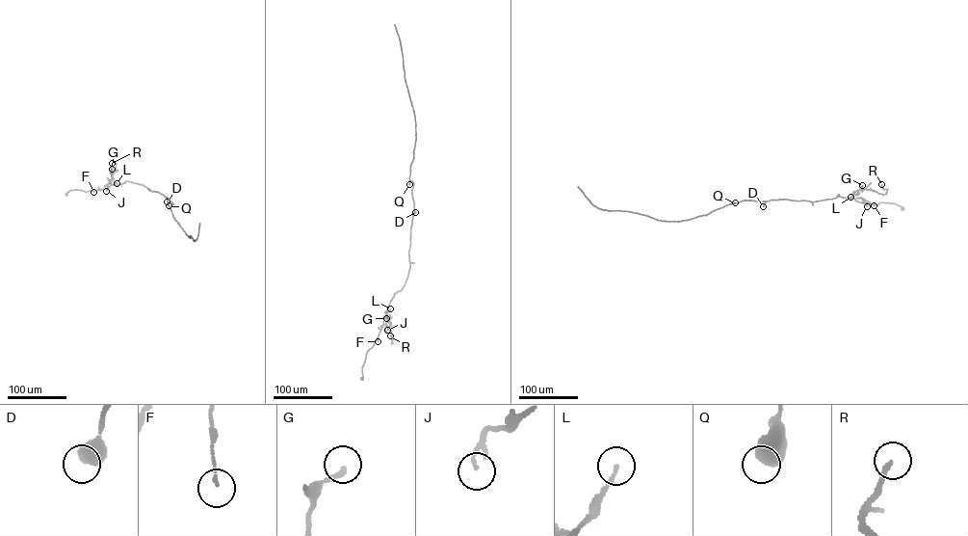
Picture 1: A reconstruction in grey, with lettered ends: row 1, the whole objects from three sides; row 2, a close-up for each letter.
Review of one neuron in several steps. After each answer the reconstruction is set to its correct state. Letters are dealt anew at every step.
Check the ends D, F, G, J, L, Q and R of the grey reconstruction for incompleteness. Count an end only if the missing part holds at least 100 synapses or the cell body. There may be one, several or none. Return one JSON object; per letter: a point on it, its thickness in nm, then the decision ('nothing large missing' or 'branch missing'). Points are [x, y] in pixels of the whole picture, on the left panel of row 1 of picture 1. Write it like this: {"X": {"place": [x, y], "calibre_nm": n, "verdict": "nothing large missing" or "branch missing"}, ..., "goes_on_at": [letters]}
{"D": {"place": [167, 201], "calibre_nm": 600, "verdict": "nothing large missing"}, "F": {"place": [93, 192], "calibre_nm": 90, "verdict": "nothing large missing"}, "G": {"place": [112, 169], "calibre_nm": 180, "verdict": "nothing large missing"}, "J": {"place": [106, 191], "calibre_nm": 130, "verdict": "nothing large missing"}, "L": {"place": [117, 183], "calibre_nm": 140, "verdict": "nothing large missing"}, "Q": {"place": [169, 205], "calibre_nm": 750, "verdict": "nothing large missing"}, "R": {"place": [112, 163], "calibre_nm": 200, "verdict": "nothing large missing"}, "goes_on_at": []}

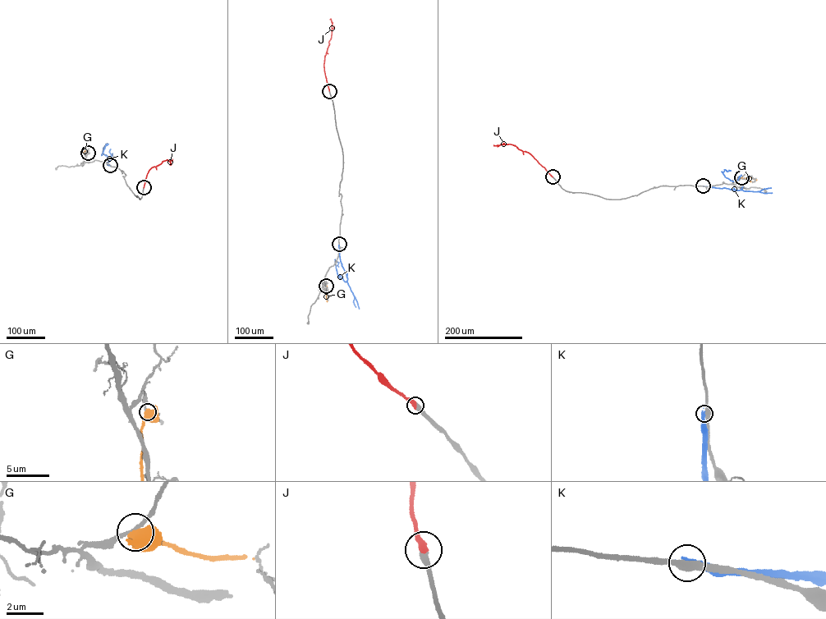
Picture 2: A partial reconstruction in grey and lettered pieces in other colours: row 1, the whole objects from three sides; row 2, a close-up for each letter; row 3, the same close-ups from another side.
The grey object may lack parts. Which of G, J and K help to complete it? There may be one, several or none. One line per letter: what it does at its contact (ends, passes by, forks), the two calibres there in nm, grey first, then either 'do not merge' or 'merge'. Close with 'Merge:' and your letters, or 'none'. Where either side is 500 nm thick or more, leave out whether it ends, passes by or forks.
G: it forks | 170/440 nm | do not merge
J: it ends | 440/420 nm | merge
K: it ends | 400/320 nm | do not merge
Merge: J

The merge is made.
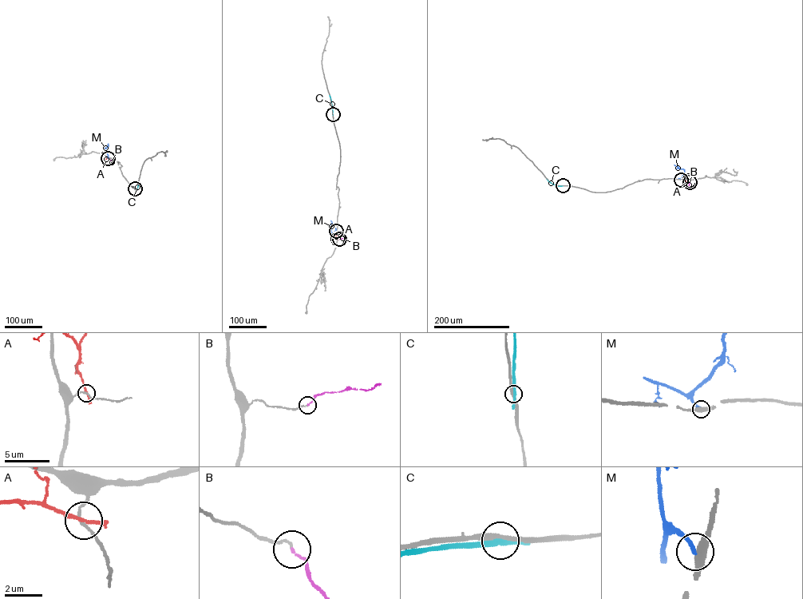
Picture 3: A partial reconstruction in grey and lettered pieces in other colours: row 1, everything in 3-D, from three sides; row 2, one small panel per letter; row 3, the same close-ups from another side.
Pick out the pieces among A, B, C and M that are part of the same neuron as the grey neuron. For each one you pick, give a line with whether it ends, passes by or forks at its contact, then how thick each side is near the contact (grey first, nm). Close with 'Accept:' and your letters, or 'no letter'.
B: it ends there; 90 nm thick on the grey side, 110 nm on the other
Accept: B

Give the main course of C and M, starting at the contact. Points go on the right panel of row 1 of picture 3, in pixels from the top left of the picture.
C: (563, 185), (552, 184), (546, 178)
M: (681, 180), (684, 169), (674, 164)

